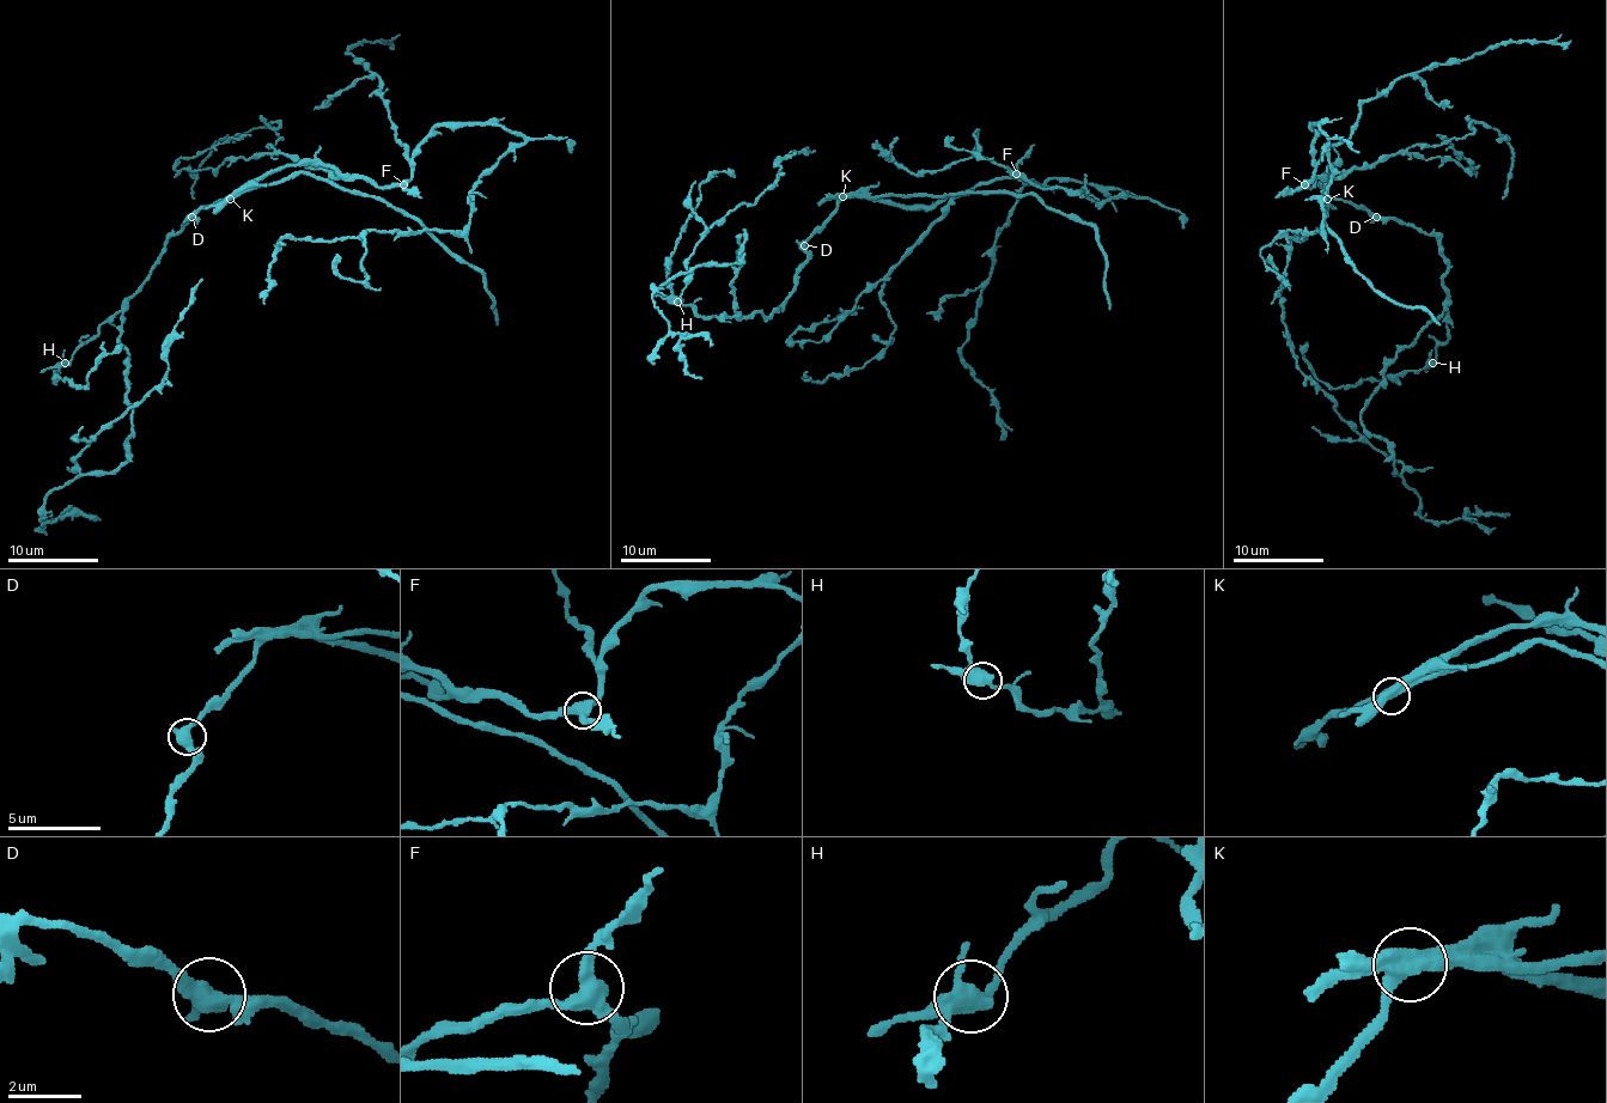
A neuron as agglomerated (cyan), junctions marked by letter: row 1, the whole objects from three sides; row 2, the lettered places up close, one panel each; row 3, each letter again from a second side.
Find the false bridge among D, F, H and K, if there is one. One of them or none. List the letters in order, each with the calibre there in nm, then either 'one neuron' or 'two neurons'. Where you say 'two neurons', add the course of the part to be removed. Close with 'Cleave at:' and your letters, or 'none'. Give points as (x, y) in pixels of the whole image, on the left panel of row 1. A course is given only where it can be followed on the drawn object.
D: 400 nm thick; one neuron
F: 420 nm thick; one neuron
H: 440 nm thick; one neuron
K: 440 nm thick; two neurons; foreign part runs (230, 197), (299, 174), (376, 196), (421, 223), (485, 276), (498, 324)
Cleave at: K

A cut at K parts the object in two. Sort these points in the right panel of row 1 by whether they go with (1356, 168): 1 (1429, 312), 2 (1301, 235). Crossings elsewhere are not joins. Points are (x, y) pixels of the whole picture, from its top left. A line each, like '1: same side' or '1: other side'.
1: other side
2: same side

